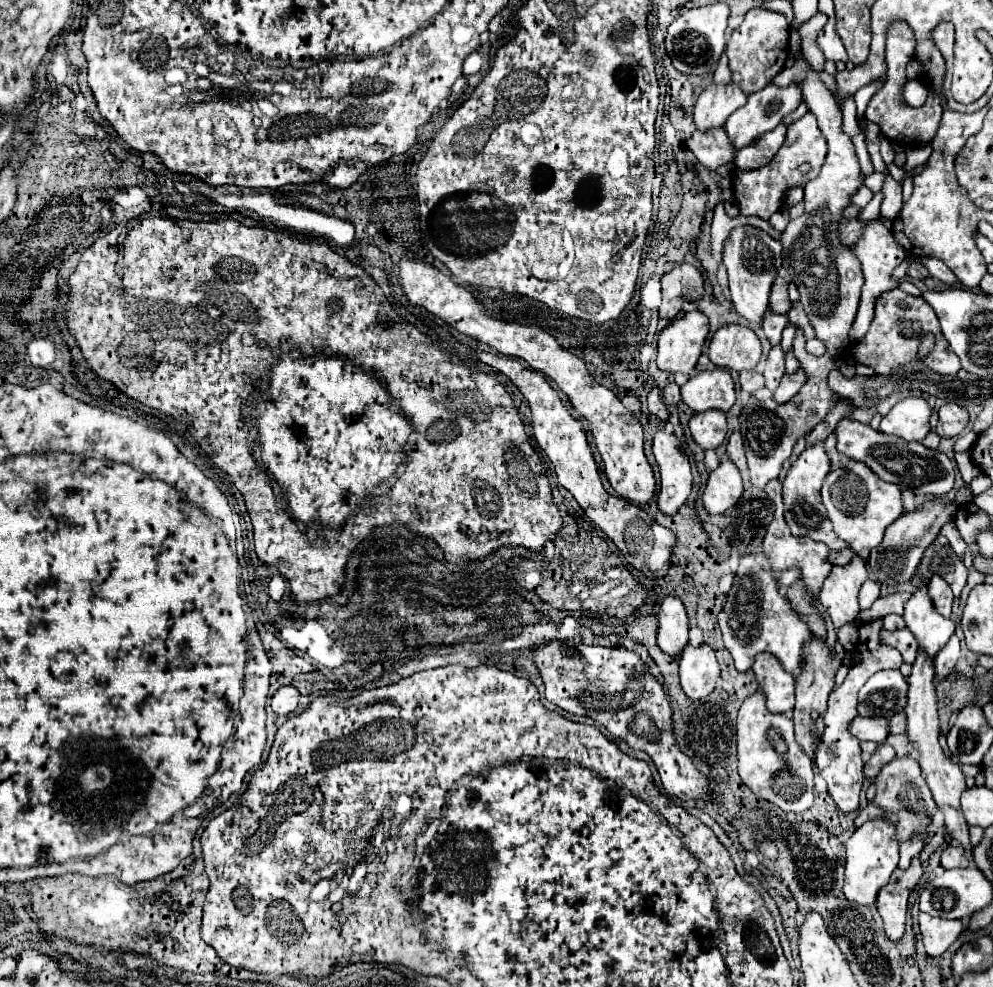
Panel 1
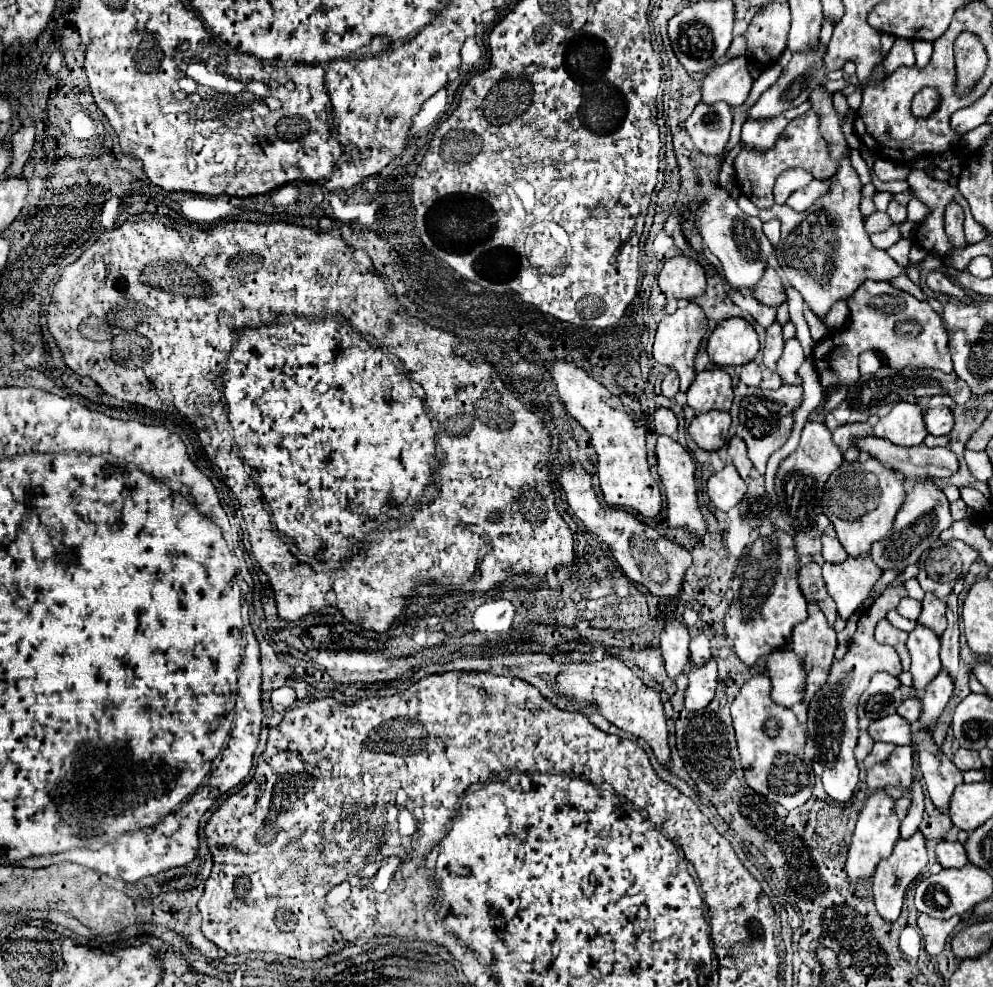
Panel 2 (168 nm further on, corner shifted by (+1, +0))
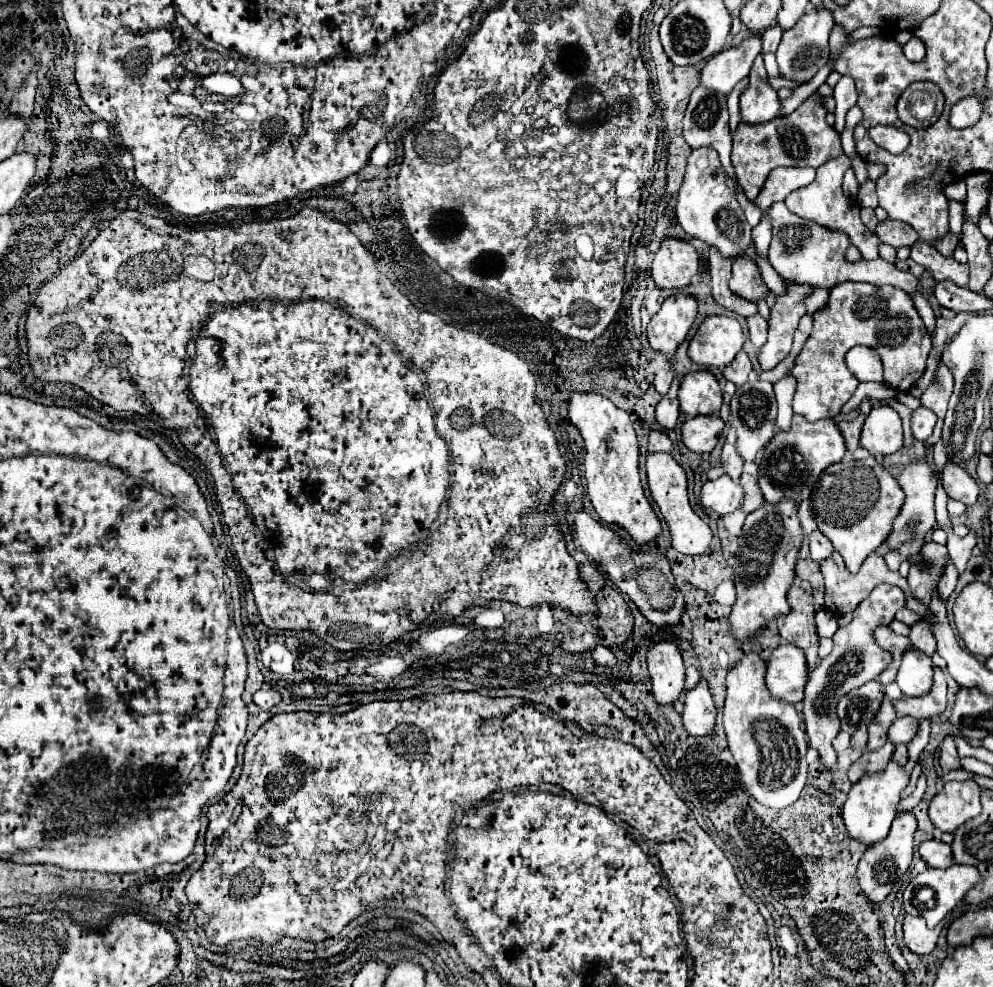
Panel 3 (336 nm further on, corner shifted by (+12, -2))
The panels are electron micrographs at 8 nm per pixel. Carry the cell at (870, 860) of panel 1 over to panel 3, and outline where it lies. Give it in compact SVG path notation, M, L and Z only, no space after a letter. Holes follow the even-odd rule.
M920 720L916 736L908 742L910 760L908 760L906 768L898 768L894 762L890 762L882 774L864 776L858 784L852 786L852 790L848 794L848 800L844 802L844 808L842 808L842 818L844 818L846 830L848 830L852 840L856 840L864 846L872 846L872 844L882 842L888 836L890 824L896 818L896 808L898 808L898 802L900 802L900 794L908 786L910 772L916 766L916 760L918 760L920 752L928 744L928 736L930 736L930 720Z

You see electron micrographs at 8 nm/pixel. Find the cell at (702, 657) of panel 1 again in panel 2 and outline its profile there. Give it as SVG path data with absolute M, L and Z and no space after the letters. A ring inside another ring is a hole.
M711 660L709 664L695 668L689 672L689 688L685 692L685 706L691 712L703 710L715 696L717 688L717 662Z

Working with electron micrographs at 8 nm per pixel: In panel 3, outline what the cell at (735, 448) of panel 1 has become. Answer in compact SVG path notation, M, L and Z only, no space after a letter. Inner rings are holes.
M724 444L722 448L722 468L726 470L726 474L732 478L732 480L738 480L740 474L742 474L742 464L744 460L738 456L734 444Z

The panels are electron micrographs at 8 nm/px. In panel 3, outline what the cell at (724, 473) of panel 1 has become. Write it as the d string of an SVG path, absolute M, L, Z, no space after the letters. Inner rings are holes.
M726 474L716 480L708 480L700 490L700 502L720 516L734 512L742 504L742 496L742 488L734 484Z

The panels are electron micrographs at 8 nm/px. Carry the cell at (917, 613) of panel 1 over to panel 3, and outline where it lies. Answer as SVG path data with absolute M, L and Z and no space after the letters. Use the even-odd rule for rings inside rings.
M910 646L902 654L902 664L896 676L904 696L922 696L932 688L932 660L924 652Z

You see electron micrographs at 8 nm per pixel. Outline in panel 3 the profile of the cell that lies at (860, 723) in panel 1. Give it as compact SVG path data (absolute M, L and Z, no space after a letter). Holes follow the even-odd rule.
M896 718L888 728L888 740L892 744L908 744L918 730L918 720L914 718Z

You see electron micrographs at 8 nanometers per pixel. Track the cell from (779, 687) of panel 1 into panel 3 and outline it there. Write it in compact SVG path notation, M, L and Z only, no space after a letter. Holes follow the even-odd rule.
M792 644L778 646L770 660L766 672L766 686L776 700L798 704L804 696L804 686L808 680L804 652Z

